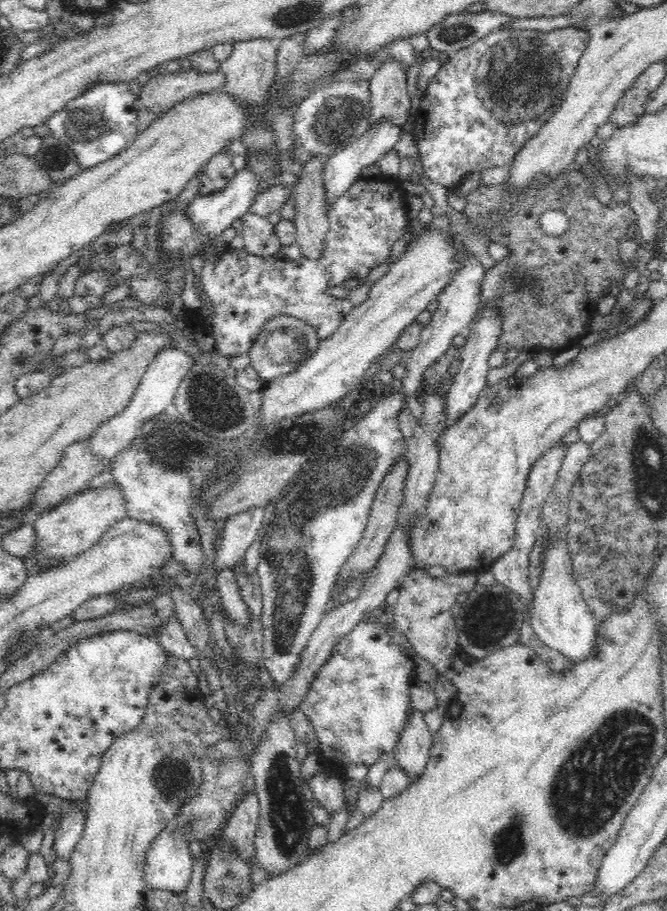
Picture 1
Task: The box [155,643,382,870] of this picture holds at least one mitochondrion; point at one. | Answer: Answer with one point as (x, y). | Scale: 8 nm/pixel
(288, 816)

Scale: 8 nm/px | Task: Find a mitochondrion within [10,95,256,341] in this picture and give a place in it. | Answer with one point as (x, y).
(85, 124)

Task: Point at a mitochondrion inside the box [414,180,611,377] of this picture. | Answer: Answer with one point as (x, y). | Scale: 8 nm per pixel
(525, 284)

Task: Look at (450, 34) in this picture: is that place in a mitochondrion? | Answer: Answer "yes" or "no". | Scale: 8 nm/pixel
yes

